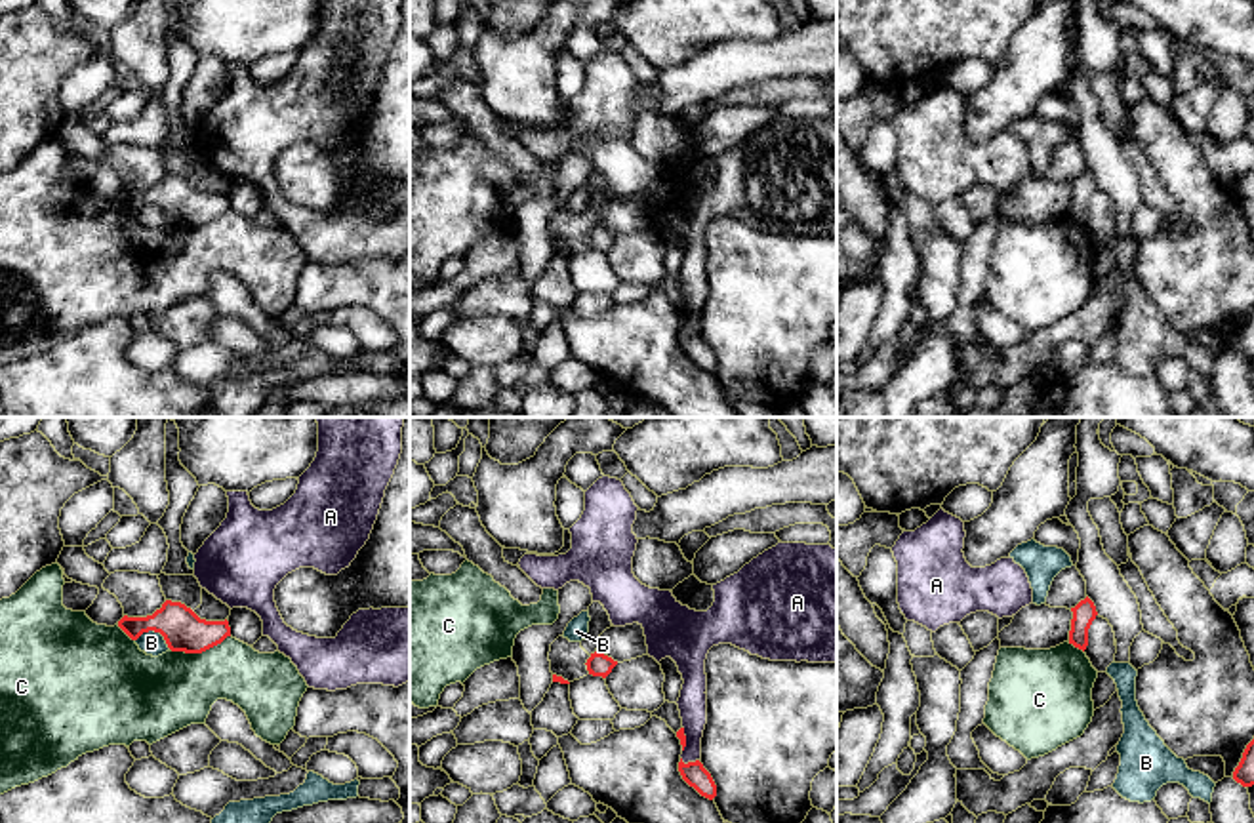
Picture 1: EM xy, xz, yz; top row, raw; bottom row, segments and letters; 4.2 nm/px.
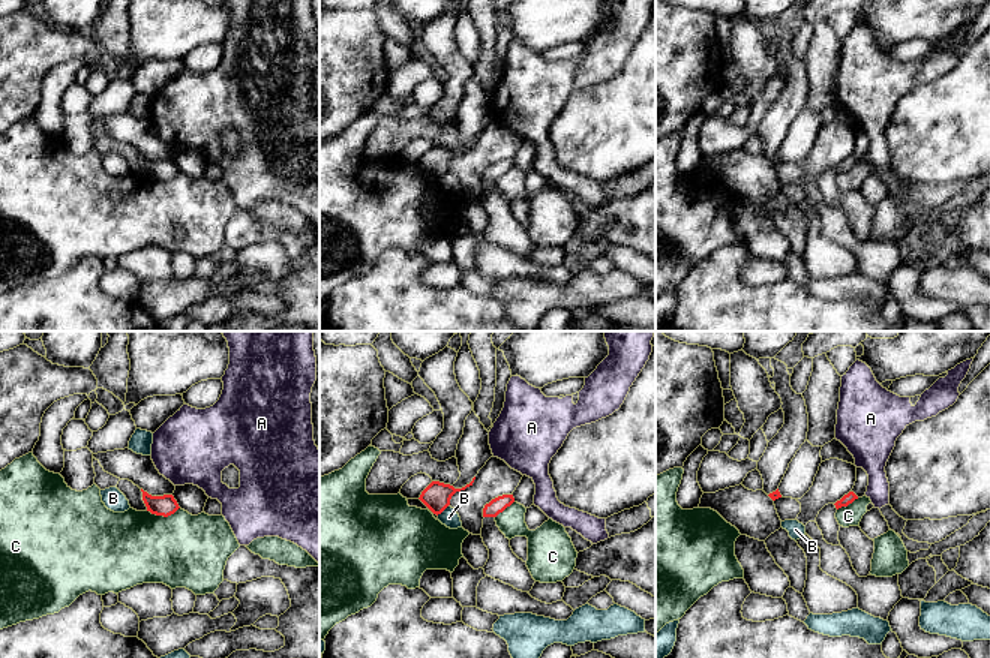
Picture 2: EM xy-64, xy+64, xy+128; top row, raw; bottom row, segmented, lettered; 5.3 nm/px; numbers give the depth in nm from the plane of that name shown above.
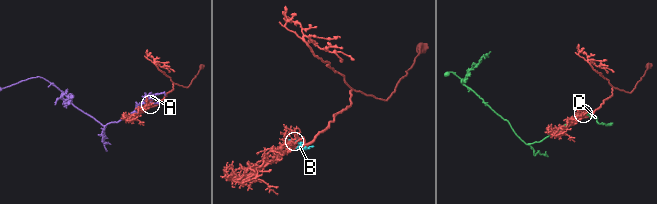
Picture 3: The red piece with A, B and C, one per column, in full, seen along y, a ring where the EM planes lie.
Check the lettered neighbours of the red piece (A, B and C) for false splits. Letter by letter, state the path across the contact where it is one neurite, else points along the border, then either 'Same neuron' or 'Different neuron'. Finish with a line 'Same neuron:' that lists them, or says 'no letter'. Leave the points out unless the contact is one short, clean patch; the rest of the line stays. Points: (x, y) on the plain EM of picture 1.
A: Different neuron
B: Boundary: xy (136, 212), (157, 204), (170, 221). Different neuron
C: Different neuron
Same neuron: no letter

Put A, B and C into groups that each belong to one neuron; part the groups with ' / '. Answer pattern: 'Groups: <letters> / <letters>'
Groups: A / B / C

